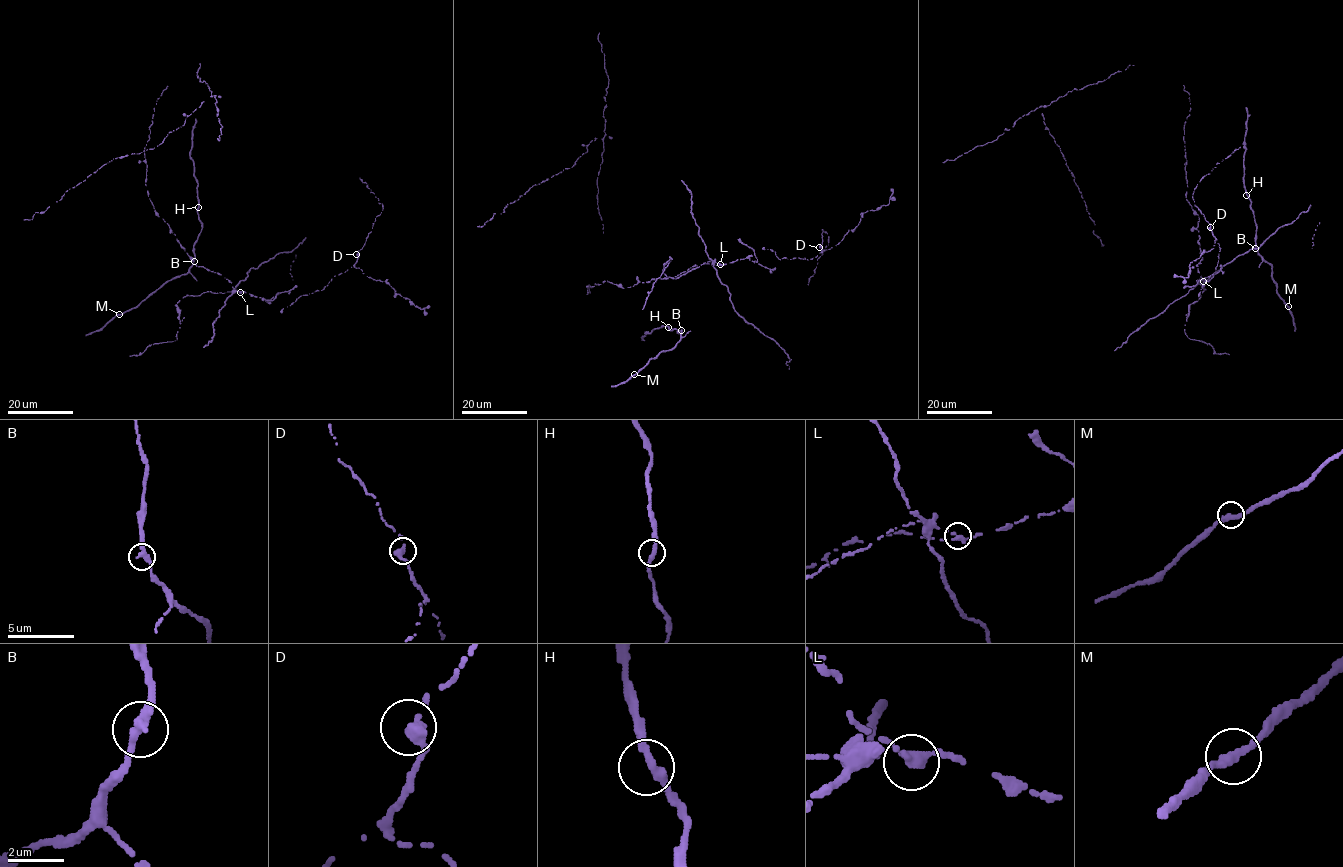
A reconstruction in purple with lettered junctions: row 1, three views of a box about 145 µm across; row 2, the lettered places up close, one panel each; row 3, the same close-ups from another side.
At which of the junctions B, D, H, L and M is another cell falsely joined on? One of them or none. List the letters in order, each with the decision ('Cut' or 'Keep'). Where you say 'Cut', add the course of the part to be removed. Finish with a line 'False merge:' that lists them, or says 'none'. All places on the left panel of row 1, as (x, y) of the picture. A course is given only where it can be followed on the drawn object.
B: Keep
D: Keep
H: Keep
L: Cut. Course of the part to remove: (239, 292), (207, 291), (186, 296), (176, 304), (180, 321), (176, 340), (149, 345), (139, 355), (130, 356)
M: Keep
False merge: L

